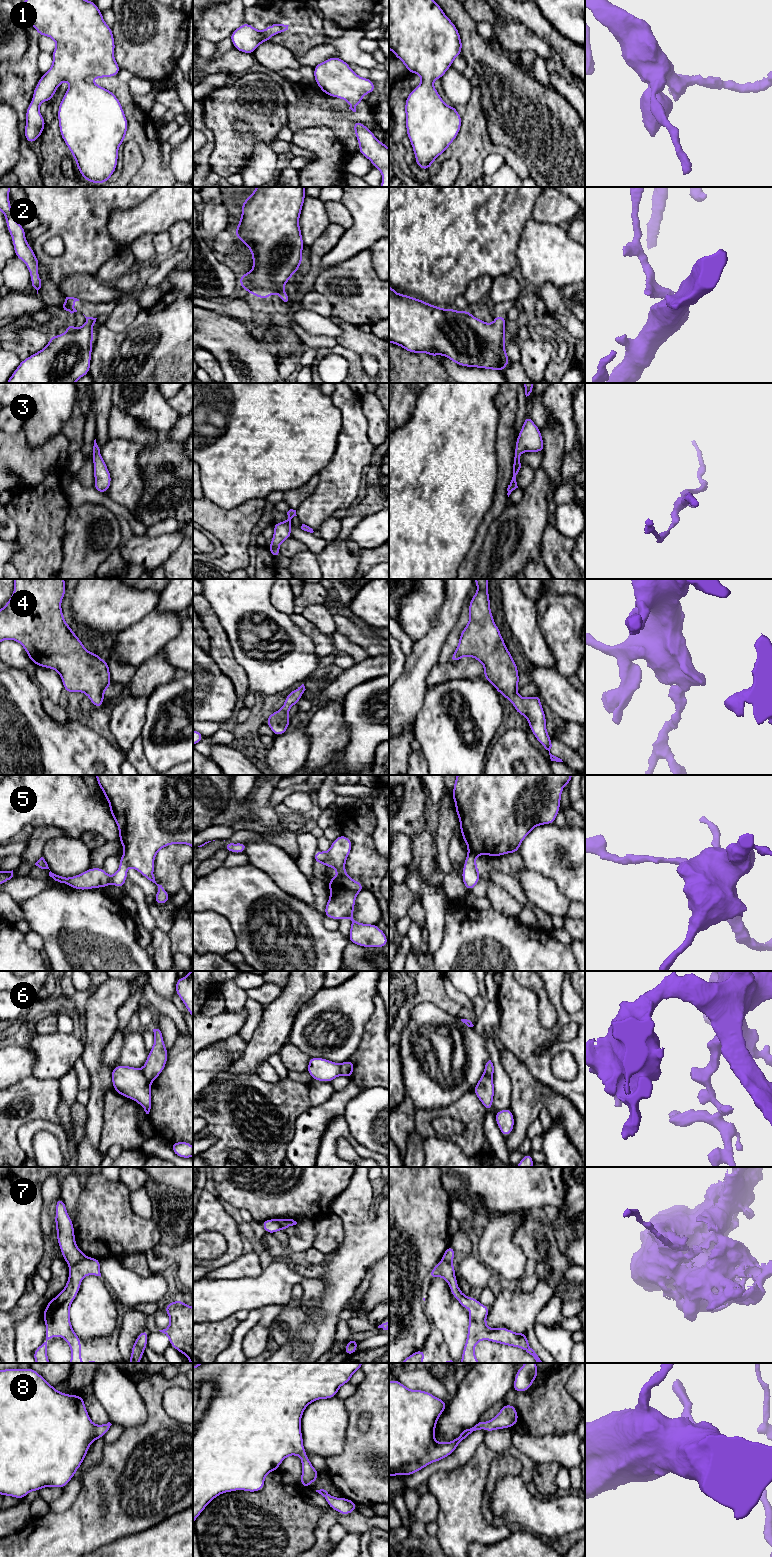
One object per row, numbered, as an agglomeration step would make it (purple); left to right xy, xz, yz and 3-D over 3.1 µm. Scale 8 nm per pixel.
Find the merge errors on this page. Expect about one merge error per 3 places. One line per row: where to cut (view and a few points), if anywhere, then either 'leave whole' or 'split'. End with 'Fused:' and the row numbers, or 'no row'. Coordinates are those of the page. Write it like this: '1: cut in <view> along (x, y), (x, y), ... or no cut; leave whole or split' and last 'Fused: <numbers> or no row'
1: no cut; leave whole
2: no cut; leave whole
3: no cut; leave whole
4: no cut; leave whole
5: no cut; leave whole
6: cut in xy along (141, 1070), (144, 1077), (150, 1083); split
7: cut in xy along (86, 1257), (69, 1266); split
8: no cut; leave whole
Fused: 6, 7

